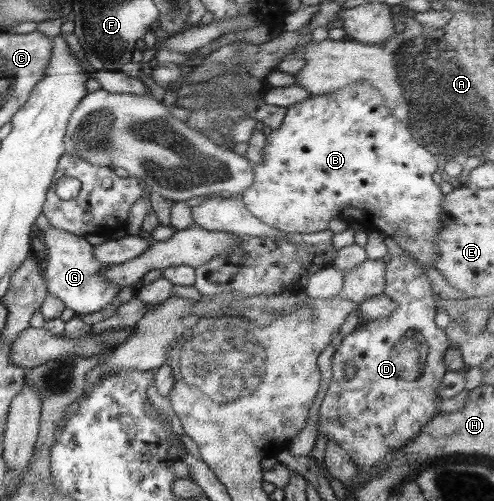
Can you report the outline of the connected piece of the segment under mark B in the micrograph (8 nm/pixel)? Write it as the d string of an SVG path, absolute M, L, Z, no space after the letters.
M365 82L357 83L331 95L311 96L286 108L279 127L265 138L261 162L251 166L253 182L243 190L242 201L253 217L282 233L321 232L328 229L331 218L338 216L346 224L357 223L363 230L383 233L421 265L433 267L442 200L438 184L431 179L437 170L436 157L415 142L407 127L391 116L375 89Z

